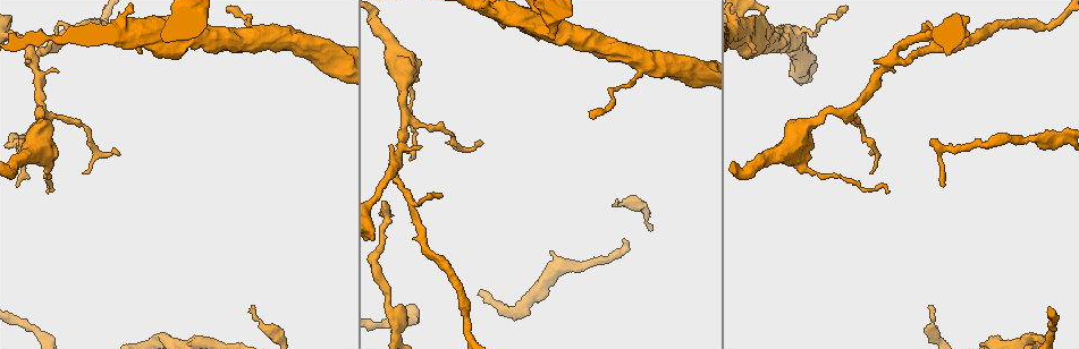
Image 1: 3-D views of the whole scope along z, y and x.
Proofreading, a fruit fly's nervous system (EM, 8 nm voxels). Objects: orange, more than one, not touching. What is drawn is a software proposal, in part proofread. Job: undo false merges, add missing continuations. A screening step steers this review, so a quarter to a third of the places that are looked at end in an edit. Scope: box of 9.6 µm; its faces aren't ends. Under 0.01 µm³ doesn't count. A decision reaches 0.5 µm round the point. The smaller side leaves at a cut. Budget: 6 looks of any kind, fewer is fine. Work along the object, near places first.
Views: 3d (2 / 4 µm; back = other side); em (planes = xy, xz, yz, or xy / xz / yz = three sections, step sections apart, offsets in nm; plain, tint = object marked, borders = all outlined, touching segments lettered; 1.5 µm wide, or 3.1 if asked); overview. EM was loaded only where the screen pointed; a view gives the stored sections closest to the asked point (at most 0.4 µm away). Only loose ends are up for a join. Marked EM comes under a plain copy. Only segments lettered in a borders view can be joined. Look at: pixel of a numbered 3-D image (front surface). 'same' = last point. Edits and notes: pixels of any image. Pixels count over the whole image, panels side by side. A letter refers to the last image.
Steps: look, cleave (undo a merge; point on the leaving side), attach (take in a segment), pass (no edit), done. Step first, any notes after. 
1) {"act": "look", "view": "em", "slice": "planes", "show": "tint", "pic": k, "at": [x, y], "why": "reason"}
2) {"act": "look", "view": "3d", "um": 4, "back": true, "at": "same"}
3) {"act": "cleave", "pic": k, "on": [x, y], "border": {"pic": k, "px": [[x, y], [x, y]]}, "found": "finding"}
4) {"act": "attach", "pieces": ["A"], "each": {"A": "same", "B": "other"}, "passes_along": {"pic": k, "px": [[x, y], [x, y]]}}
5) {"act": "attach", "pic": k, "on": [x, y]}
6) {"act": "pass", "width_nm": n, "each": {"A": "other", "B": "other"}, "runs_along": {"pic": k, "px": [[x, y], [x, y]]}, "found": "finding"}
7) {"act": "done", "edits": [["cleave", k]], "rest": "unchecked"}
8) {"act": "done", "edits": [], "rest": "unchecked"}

{"act": "look", "view": "3d", "um": 4, "pic": 1, "at": [943, 187]}

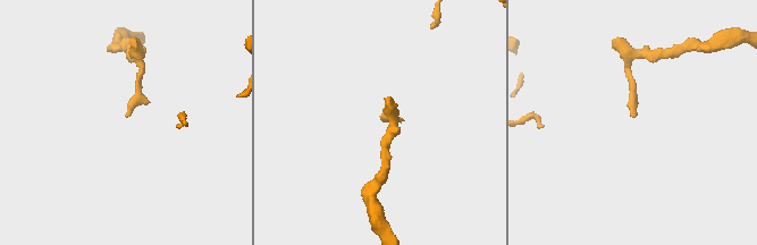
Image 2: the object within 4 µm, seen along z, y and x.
{"act": "look", "view": "em", "slice": "xy", "step": 4, "show": "borders", "pic": 2, "at": [125, 116], "why": "now the EM"}

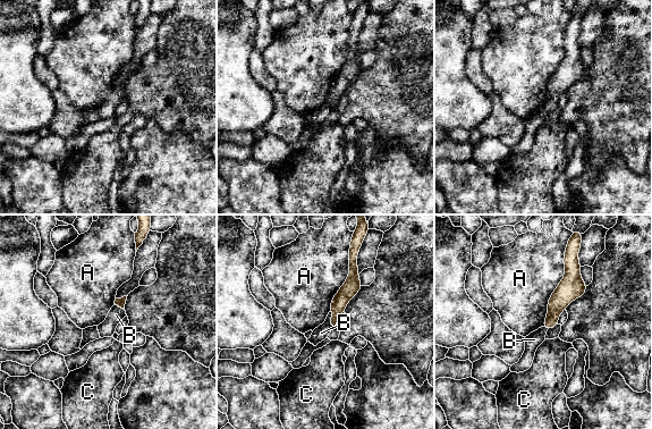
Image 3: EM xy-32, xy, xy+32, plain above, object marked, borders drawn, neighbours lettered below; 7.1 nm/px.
{"act": "pass", "each": {"A": "other", "B": "other", "C": "other"}, "found": "no lettered segment goes on from it"}

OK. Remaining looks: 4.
{"act": "look", "view": "3d", "um": 4, "pic": 1, "at": [441, 197], "why": "tapers out"}

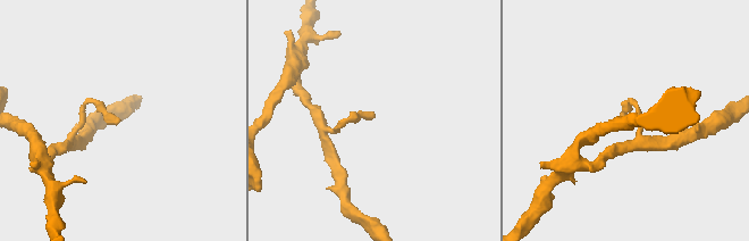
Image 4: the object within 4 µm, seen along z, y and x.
{"act": "look", "view": "em", "slice": "planes", "show": "borders", "pic": 4, "at": [375, 117]}

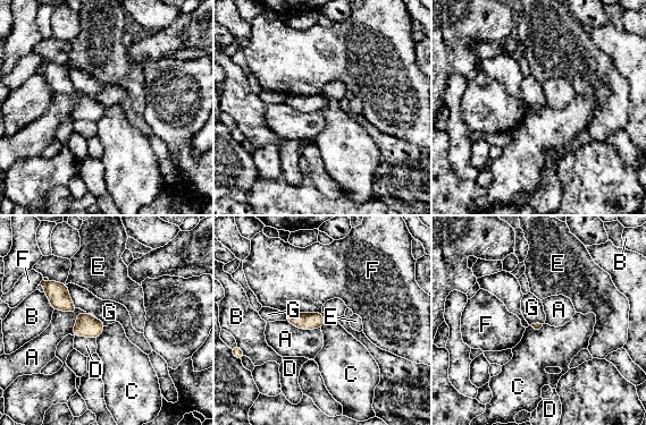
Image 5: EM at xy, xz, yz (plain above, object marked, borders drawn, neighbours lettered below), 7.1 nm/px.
{"act": "pass", "each": {"A": "other", "B": "other", "C": "other", "D": "other", "E": "other", "F": "other", "G": "other"}, "found": "none of them fits"}

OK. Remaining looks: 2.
{"act": "look", "view": "3d", "um": 4, "back": true, "pic": 1, "at": [396, 331], "why": "calibre changes"}

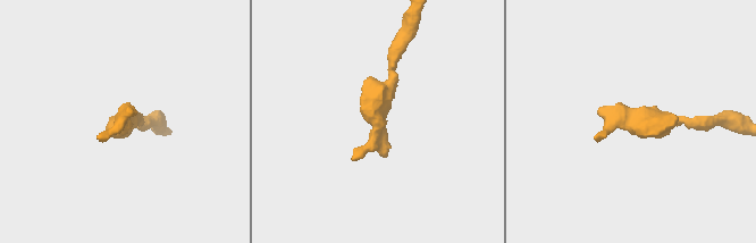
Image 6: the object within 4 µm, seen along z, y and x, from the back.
{"act": "look", "view": "em", "slice": "planes", "show": "borders", "pic": 6, "at": [375, 118], "why": "shape alone is not enough"}

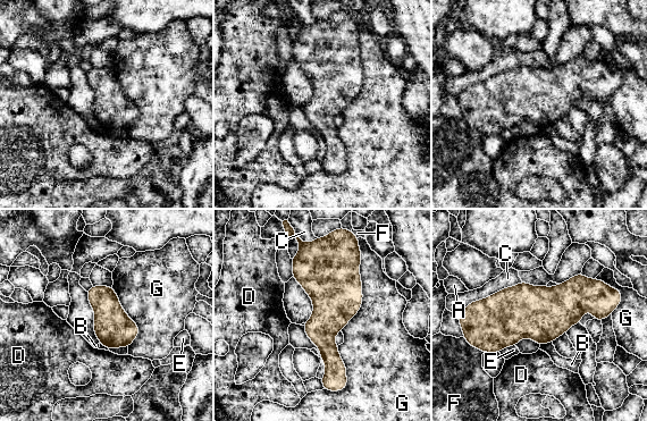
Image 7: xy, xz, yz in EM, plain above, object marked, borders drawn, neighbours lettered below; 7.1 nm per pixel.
{"act": "pass", "each": {"A": "other", "B": "other", "C": "other", "D": "other", "E": "other", "F": "other", "G": "other"}, "border": {"pic": 7, "px": [[359, 244], [362, 304], [341, 330]]}, "found": "continuous, no second neuron"}

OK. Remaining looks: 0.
{"act": "done", "edits": [], "rest": "unchecked"}

